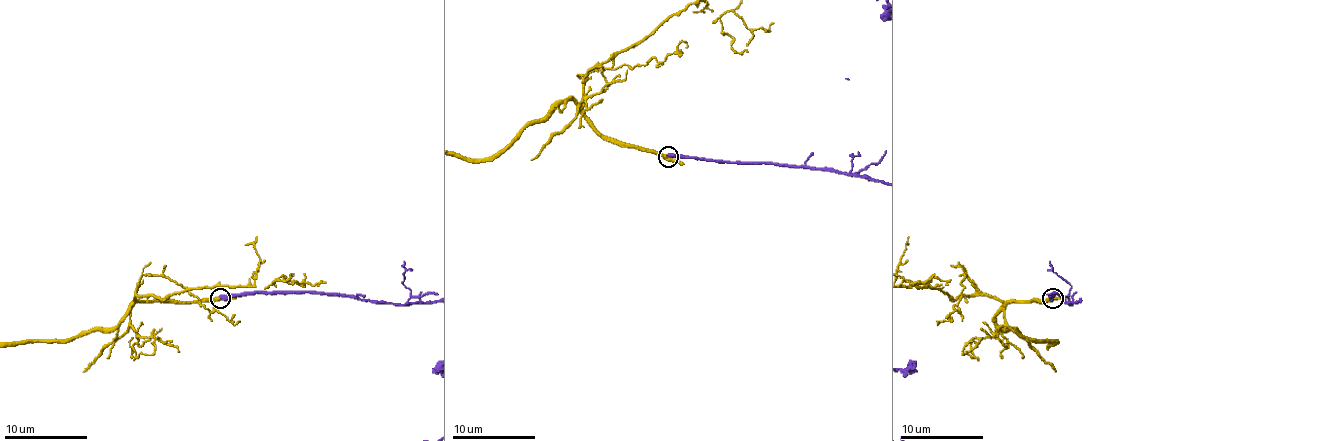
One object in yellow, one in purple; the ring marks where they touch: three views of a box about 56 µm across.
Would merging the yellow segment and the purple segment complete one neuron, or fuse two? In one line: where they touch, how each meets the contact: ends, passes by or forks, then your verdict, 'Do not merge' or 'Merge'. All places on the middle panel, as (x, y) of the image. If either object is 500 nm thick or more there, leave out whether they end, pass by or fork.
Place: (668, 157). At the ring yellow passes by. At the ring purple ends. Do not merge

